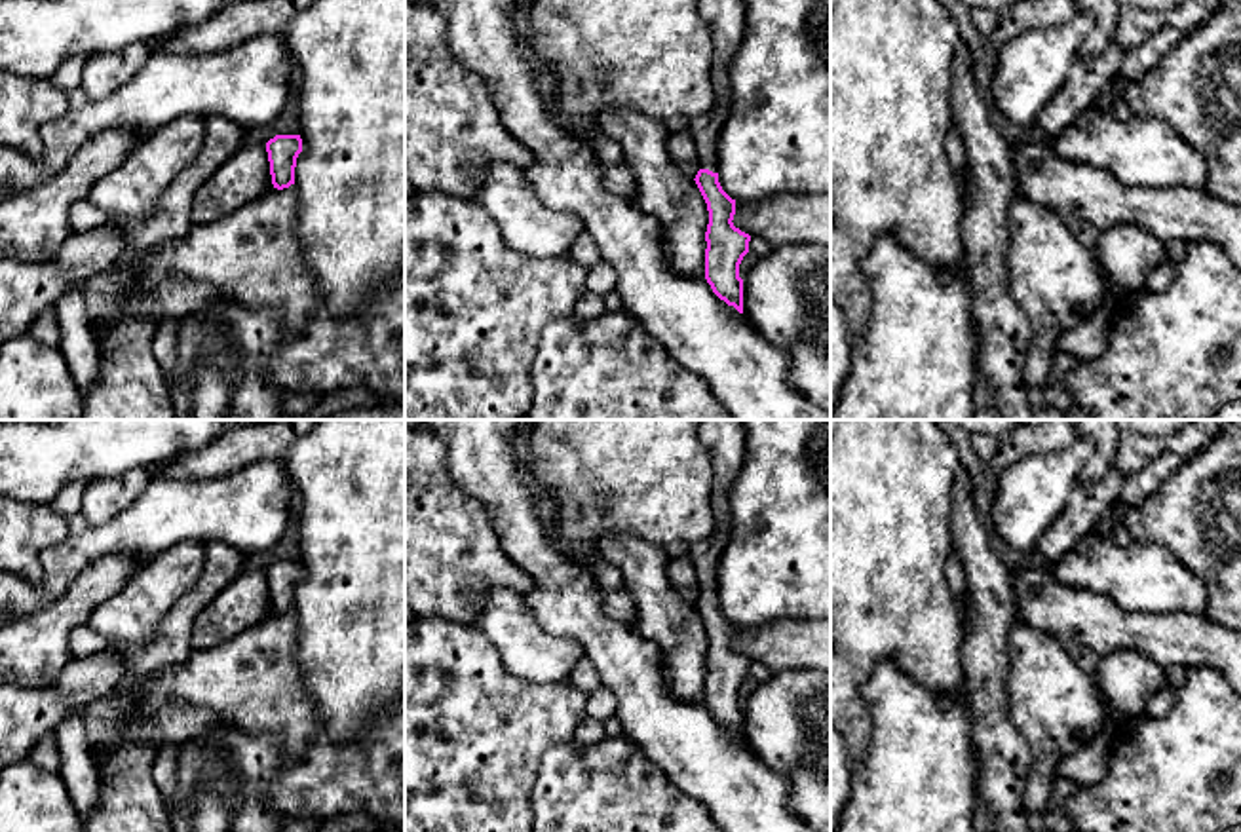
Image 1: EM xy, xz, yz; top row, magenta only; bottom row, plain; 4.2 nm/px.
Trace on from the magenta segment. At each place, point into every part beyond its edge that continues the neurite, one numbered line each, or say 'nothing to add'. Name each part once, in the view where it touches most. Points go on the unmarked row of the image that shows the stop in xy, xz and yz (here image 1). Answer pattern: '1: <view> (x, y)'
1: xz (725, 439)

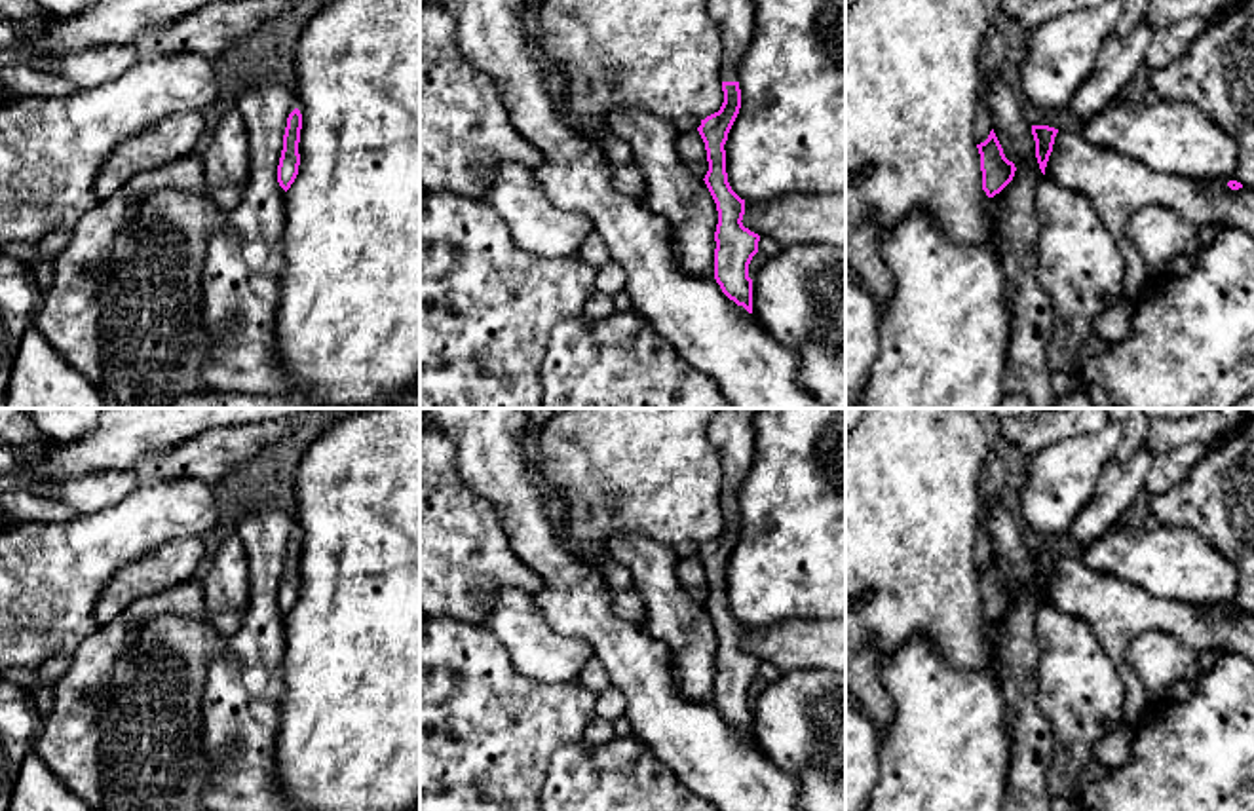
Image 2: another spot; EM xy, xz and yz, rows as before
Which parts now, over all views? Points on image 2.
1: xz (730, 432)

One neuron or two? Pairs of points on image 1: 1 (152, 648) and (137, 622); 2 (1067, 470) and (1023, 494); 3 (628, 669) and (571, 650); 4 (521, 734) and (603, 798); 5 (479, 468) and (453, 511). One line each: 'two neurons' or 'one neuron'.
1: two neurons
2: one neuron
3: two neurons
4: two neurons
5: two neurons

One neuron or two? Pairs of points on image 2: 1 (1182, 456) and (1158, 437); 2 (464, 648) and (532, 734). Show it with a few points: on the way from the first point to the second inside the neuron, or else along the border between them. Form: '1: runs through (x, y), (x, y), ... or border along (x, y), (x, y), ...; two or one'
1: border along (1205, 443), (1184, 443), (1156, 458); two
2: runs through (468, 669), (512, 713); one

